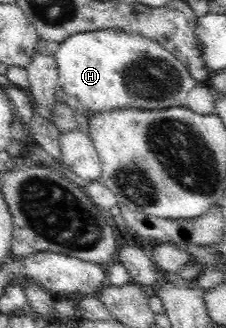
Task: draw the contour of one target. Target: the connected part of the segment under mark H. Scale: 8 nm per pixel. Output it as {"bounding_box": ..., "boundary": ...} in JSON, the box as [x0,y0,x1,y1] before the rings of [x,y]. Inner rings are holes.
{"bounding_box":[52,30,196,118],"boundary":[[[100,30],[71,34],[54,46],[52,57],[57,65],[57,87],[65,92],[63,103],[73,112],[82,112],[87,118],[121,109],[152,111],[185,106],[189,91],[196,85],[183,63],[173,54],[133,33]]]}

